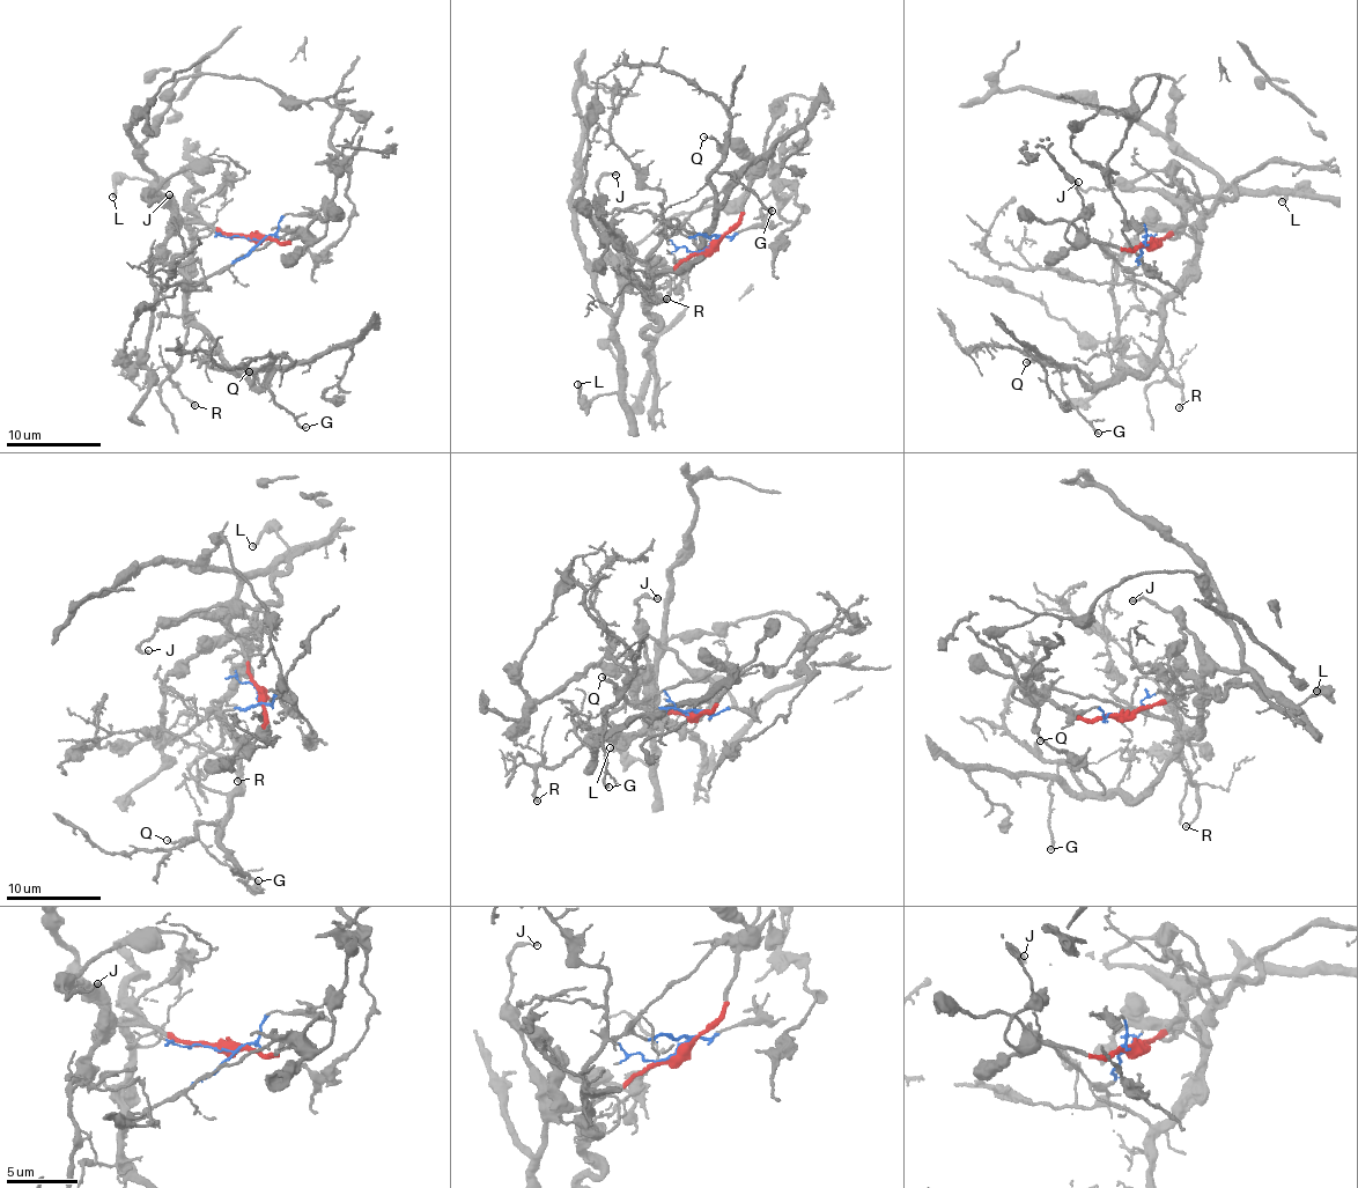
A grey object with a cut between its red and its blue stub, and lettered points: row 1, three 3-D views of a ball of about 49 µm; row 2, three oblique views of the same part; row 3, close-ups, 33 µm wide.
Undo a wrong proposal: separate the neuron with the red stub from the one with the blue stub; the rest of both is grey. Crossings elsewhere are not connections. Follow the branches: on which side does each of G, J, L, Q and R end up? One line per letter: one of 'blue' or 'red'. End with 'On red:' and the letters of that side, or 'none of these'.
G: blue
J: red
L: red
Q: blue
R: blue
On red: J, L

